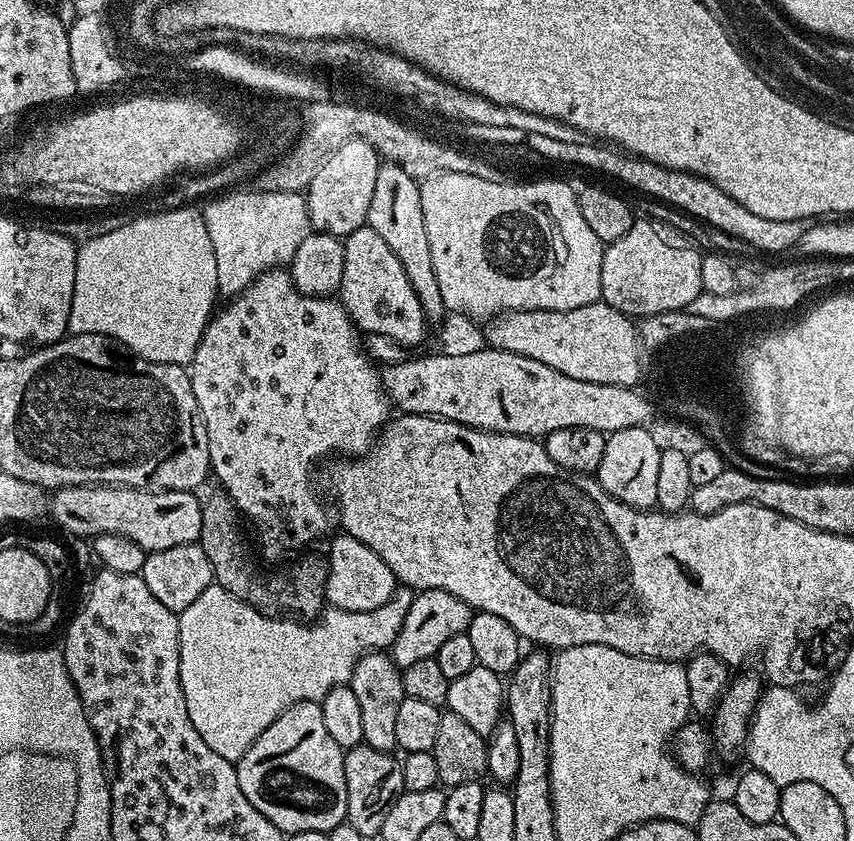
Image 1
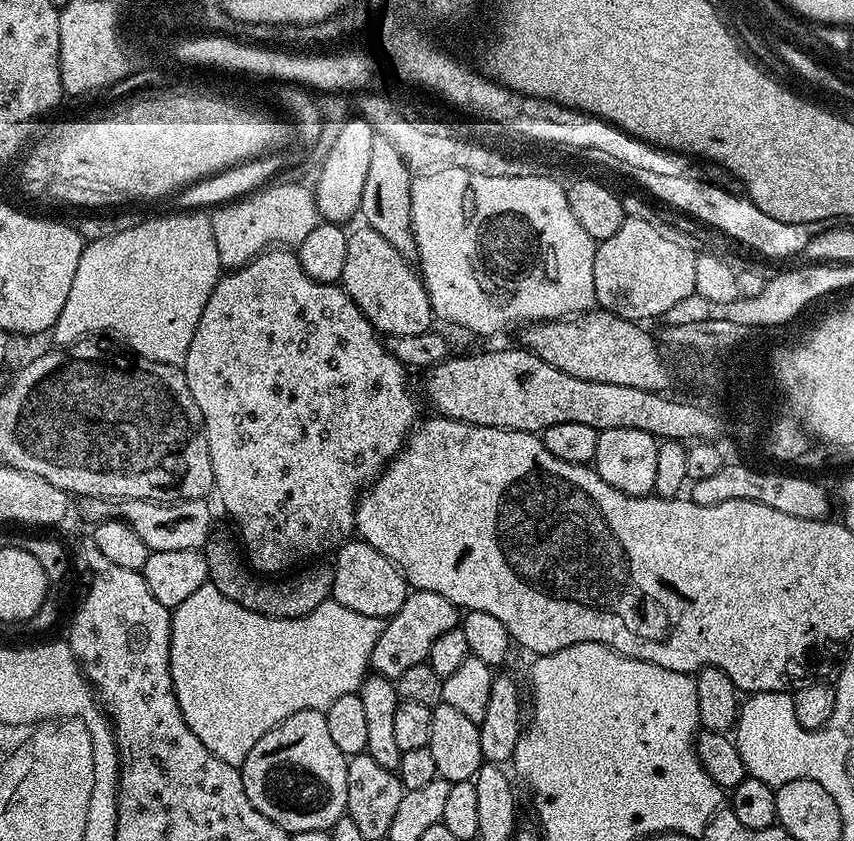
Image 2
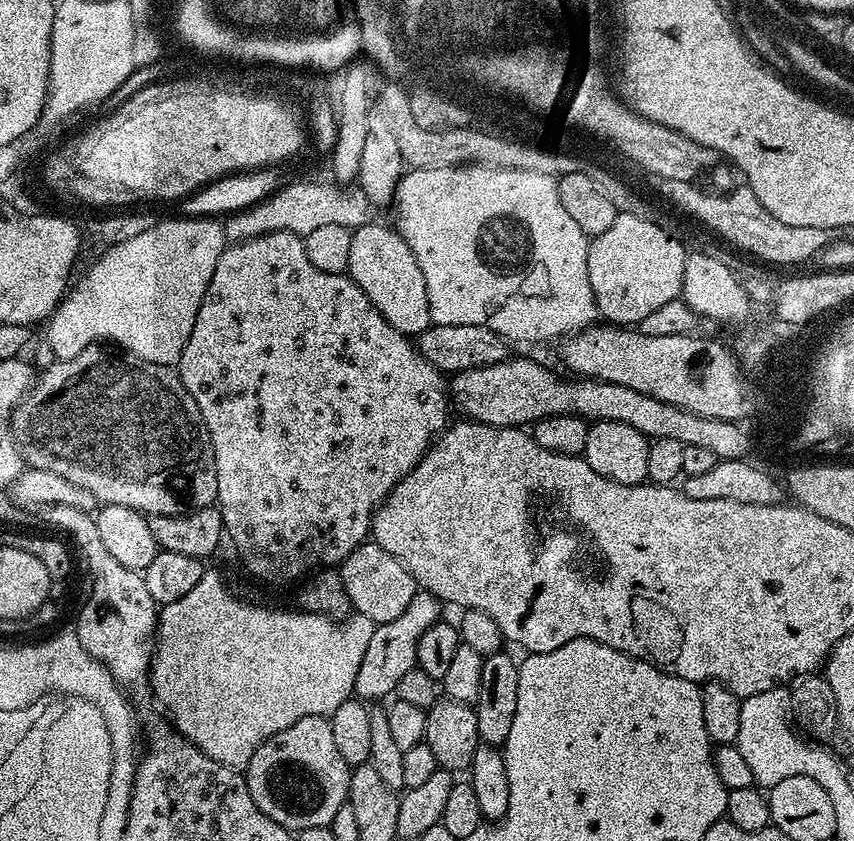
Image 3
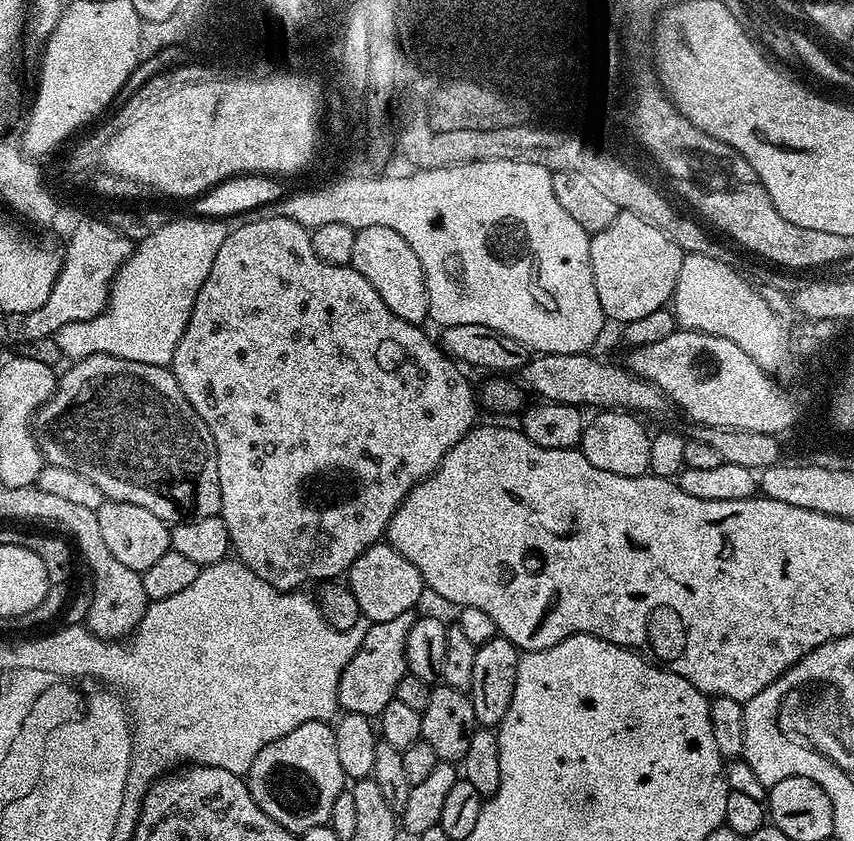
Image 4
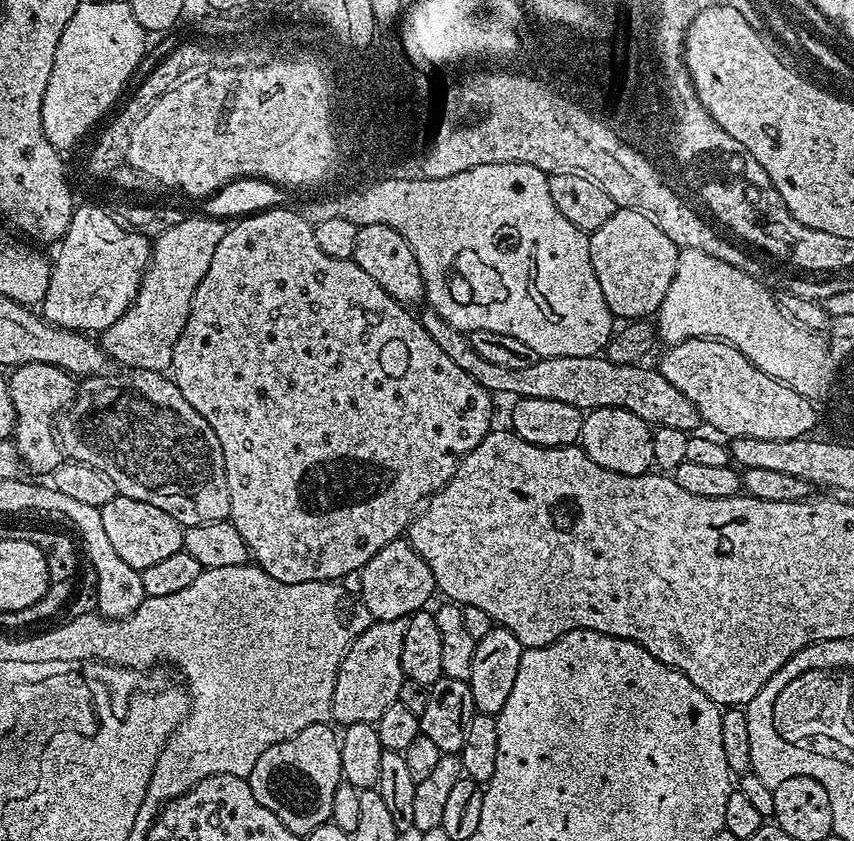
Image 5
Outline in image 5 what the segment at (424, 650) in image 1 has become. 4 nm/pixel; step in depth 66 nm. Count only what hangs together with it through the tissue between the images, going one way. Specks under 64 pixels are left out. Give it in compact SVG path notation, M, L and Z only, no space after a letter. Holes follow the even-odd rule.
M407 619L378 620L365 632L356 632L354 639L344 652L342 662L338 666L338 678L334 682L334 698L332 699L332 720L337 725L375 724L382 713L398 701L398 690L402 690L404 671L402 670L402 638L406 638Z

